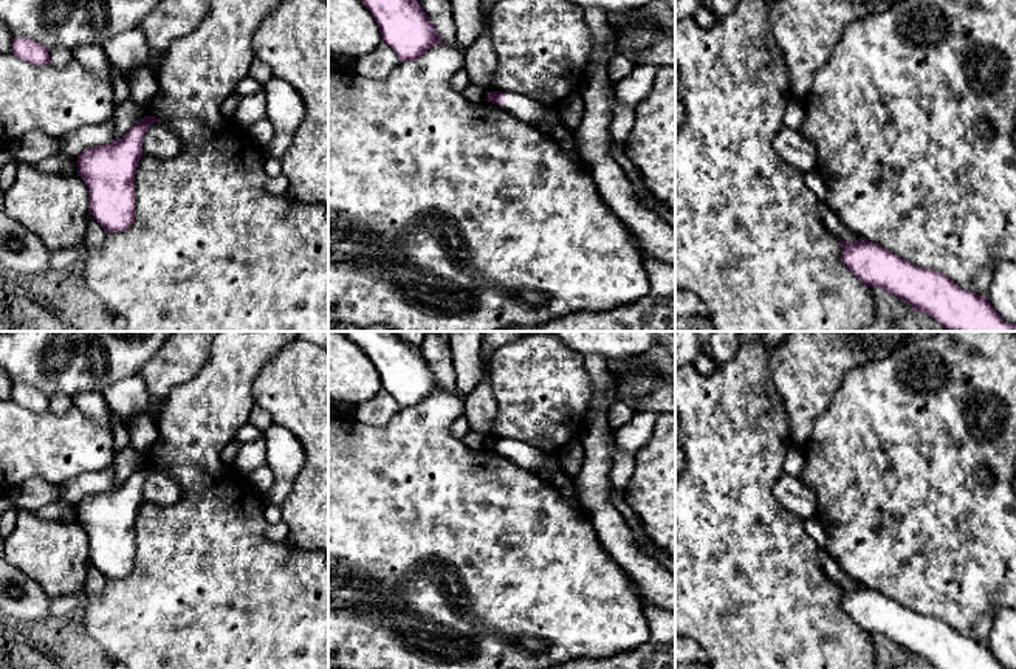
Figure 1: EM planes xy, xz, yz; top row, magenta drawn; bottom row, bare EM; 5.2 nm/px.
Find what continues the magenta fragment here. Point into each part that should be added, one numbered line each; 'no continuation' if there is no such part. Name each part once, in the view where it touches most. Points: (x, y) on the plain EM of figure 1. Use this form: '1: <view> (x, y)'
1: xz (522, 454)

